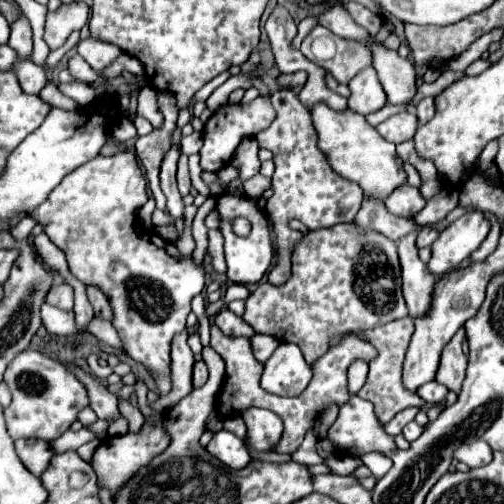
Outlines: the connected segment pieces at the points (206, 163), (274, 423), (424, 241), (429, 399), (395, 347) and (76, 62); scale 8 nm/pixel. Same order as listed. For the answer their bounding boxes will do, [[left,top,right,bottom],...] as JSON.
[[201,96,275,172],[241,408,283,450],[417,228,439,248],[417,380,447,404],[357,318,425,424],[69,54,97,82]]

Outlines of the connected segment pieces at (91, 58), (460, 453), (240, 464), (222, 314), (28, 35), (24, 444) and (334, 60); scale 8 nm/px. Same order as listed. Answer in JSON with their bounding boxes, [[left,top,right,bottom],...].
[[77,38,121,72],[455,440,493,468],[207,430,251,470],[213,308,255,336],[9,16,33,60],[15,440,53,476],[301,26,371,84]]

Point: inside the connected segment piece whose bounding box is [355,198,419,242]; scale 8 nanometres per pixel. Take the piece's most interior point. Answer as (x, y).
(373, 214)

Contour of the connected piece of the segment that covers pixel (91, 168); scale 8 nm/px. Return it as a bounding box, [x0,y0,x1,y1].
[31,150,205,394]

